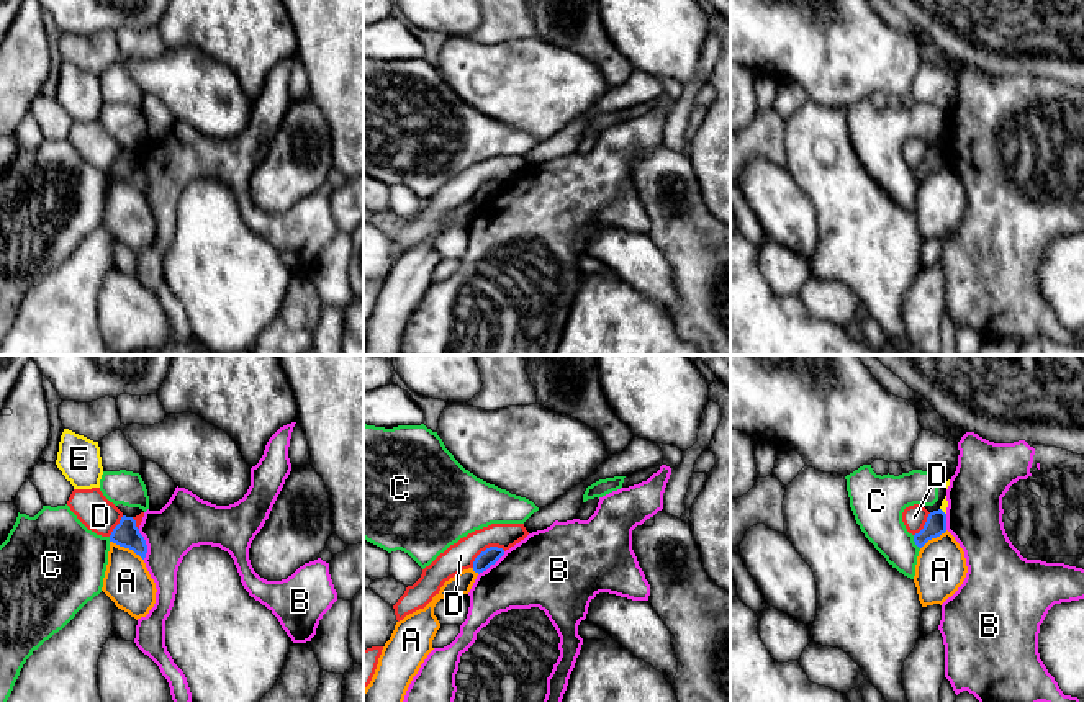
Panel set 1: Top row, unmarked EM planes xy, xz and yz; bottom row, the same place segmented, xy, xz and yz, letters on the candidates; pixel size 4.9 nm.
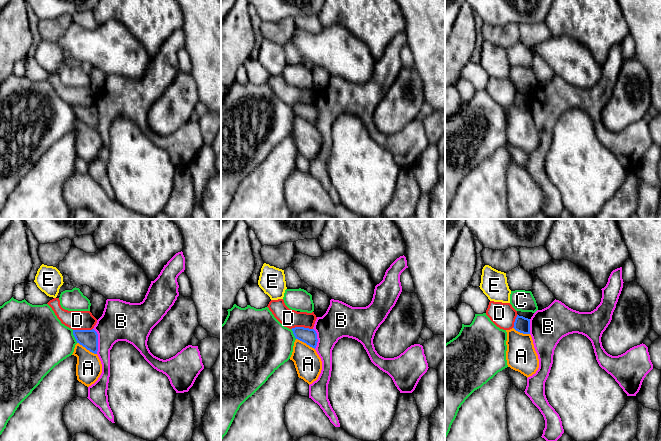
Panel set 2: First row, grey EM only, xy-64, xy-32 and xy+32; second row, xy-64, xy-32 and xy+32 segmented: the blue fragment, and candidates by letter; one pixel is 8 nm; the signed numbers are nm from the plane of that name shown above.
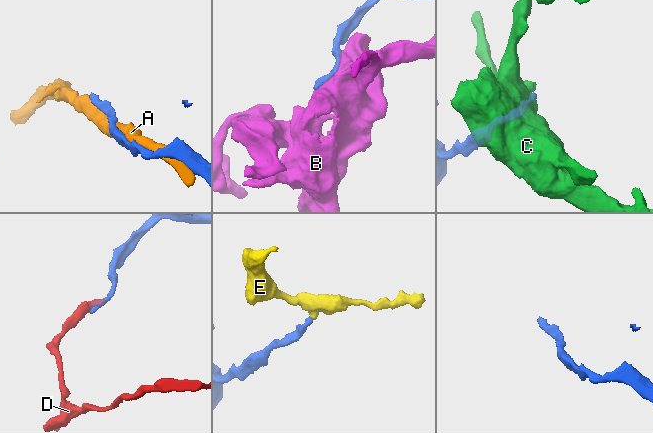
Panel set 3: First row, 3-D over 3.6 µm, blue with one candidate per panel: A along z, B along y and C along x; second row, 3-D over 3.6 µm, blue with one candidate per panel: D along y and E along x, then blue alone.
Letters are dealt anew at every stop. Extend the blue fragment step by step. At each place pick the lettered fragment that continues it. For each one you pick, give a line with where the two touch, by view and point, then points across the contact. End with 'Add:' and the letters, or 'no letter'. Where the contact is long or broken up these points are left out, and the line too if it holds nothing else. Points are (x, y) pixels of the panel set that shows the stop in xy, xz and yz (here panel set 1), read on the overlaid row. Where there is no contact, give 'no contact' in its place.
Add: no letter

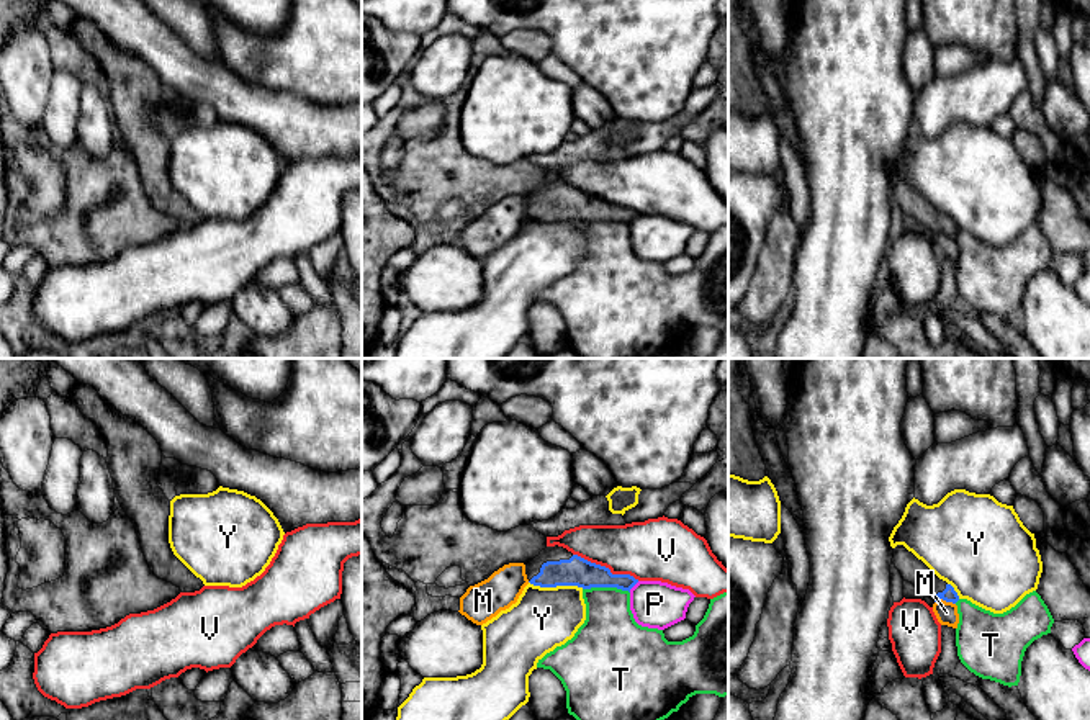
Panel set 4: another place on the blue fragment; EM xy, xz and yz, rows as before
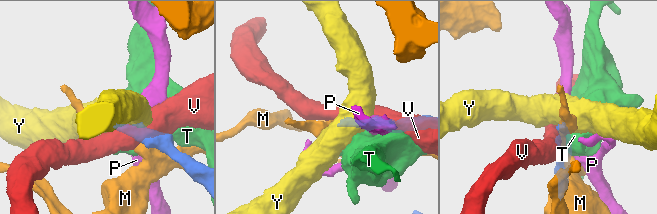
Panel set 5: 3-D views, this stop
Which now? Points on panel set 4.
Add: no letter

